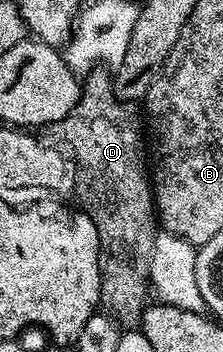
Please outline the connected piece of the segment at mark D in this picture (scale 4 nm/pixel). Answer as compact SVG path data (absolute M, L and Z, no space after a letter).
M97 68L92 71L83 79L80 88L80 99L74 104L70 118L71 121L80 122L80 126L68 126L69 124L61 124L58 122L51 122L50 125L43 127L42 138L45 143L48 144L60 144L56 142L65 142L66 145L72 149L71 157L74 159L74 194L75 197L80 197L83 203L82 209L84 213L90 216L90 220L94 220L94 228L98 228L98 240L100 241L100 306L101 309L111 315L117 323L119 323L121 329L136 330L139 329L142 321L142 315L149 305L150 299L150 279L152 273L150 272L150 264L152 263L152 257L154 256L154 240L158 233L158 215L156 213L156 199L152 193L152 183L150 181L150 170L146 165L144 166L144 134L140 131L140 122L142 126L142 114L139 109L131 102L123 102L122 99L116 95L114 88L112 87L112 78L109 71L104 68Z

